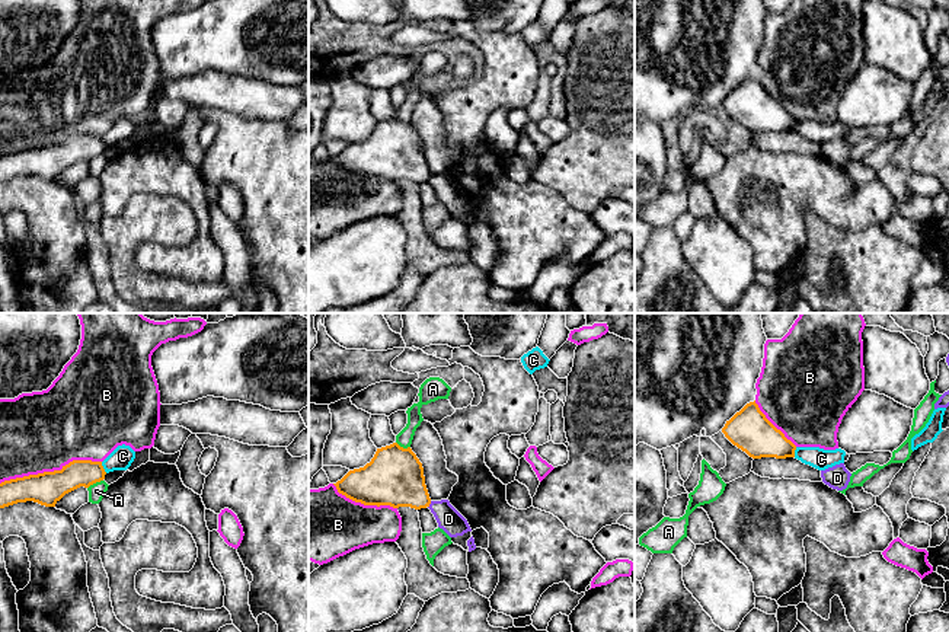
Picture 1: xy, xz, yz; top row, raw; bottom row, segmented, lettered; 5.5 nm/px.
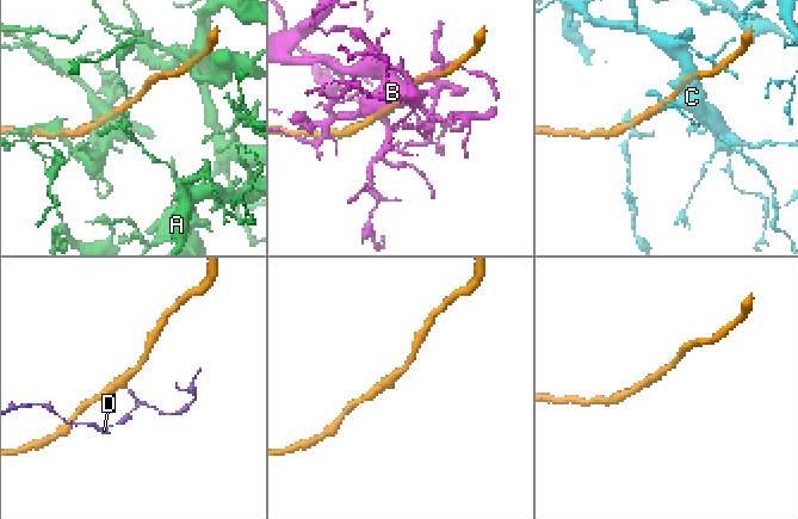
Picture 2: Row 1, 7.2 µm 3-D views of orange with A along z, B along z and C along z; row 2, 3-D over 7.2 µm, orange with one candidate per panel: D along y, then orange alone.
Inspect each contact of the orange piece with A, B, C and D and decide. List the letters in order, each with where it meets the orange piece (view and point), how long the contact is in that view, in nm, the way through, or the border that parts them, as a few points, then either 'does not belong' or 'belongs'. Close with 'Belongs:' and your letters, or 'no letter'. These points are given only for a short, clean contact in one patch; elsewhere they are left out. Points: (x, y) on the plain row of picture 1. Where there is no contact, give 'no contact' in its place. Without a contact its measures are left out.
A: meets orange in xy at (95, 156); contact 100 nm long; does not belong
B: meets orange in xy at (50, 146); contact 550 nm long; does not belong
C: meets orange in xy at (102, 141); contact 70 nm long; does not belong
D: meets orange in xz at (430, 176); contact 40 nm long; border along xz (431, 175), (428, 181); does not belong
Belongs: no letter

